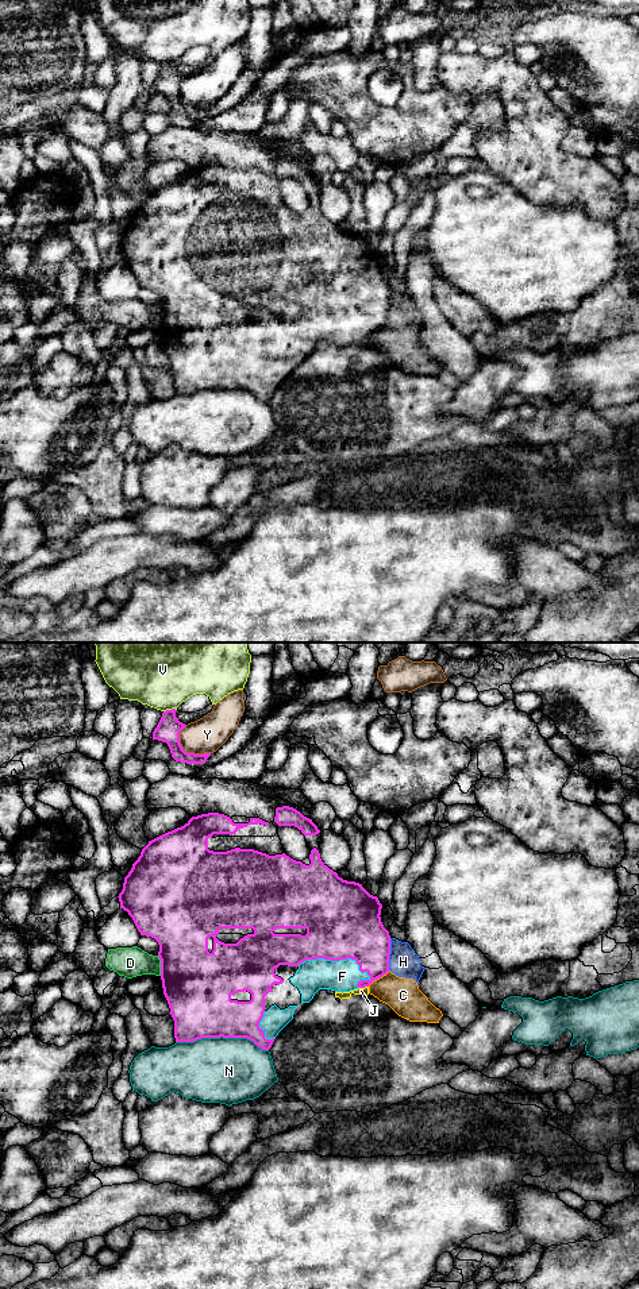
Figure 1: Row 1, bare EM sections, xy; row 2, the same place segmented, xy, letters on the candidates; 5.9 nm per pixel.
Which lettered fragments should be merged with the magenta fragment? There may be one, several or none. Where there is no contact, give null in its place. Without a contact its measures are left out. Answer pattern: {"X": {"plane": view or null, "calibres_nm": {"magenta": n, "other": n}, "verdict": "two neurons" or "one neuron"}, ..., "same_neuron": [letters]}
{"C": {"plane": "xy", "calibres_nm": {"magenta": 280, "other": 200}, "verdict": "two neurons"}, "D": {"plane": "xy", "calibres_nm": {"magenta": 420, "other": 180}, "verdict": "two neurons"}, "F": {"plane": "xy", "calibres_nm": {"magenta": 440, "other": 190}, "verdict": "one neuron"}, "H": {"plane": "xy", "calibres_nm": {"magenta": 340, "other": 180}, "verdict": "two neurons"}, "J": {"plane": "xy", "calibres_nm": {"magenta": 240, "other": 50}, "verdict": "two neurons"}, "N": {"plane": "xy", "calibres_nm": {"magenta": 380, "other": 400}, "verdict": "two neurons"}, "V": {"plane": "xy", "calibres_nm": {"magenta": 150, "other": 360}, "verdict": "two neurons"}, "Y": {"plane": "xy", "calibres_nm": {"magenta": 150, "other": 220}, "verdict": "two neurons"}, "same_neuron": ["F"]}

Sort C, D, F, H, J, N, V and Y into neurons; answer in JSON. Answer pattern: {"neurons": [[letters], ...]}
{"neurons": [["C", "H"], ["D"], ["F"], ["J"], ["N"], ["V"], ["Y"]]}

